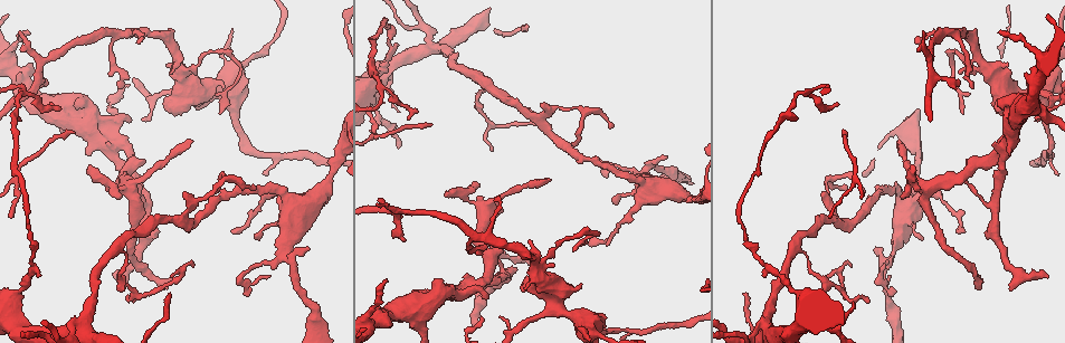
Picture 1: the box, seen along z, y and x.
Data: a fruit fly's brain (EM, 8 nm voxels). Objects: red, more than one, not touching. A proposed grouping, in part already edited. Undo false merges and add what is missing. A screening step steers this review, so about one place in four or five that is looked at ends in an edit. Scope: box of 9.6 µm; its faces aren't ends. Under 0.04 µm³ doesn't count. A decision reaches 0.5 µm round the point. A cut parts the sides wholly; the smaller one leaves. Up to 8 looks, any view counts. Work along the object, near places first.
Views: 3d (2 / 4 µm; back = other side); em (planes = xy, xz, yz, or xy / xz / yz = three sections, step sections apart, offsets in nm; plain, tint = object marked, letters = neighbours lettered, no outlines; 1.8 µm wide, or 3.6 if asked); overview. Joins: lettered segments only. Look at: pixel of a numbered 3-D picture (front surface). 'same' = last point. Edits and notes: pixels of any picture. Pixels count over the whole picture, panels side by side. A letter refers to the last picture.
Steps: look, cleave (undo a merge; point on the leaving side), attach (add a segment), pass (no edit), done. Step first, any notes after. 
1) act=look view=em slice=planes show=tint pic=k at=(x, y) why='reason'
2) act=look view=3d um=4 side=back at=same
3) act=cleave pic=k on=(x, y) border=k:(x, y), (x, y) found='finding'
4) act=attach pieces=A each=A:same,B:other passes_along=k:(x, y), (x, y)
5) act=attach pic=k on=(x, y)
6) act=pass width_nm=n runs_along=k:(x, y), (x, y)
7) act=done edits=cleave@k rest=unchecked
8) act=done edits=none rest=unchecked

act=look view=3d um=2 pic=1 at=(1046, 276) why='branch stops here'

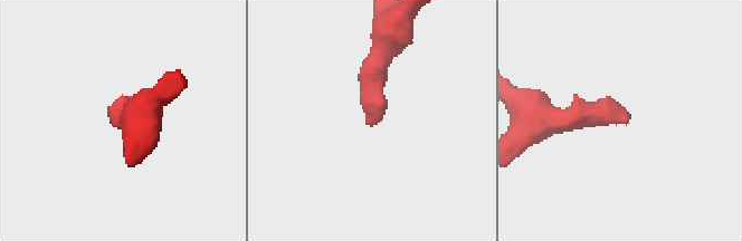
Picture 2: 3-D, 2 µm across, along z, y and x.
act=look view=em slice=xy step=4 show=tint pic=2 at=(630, 117)

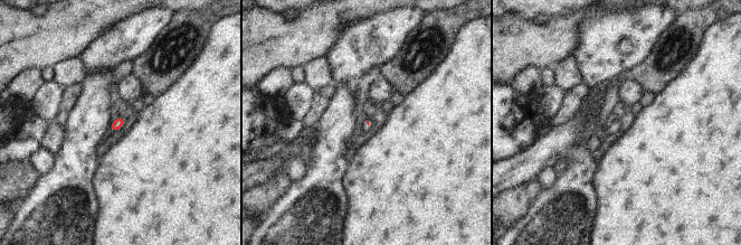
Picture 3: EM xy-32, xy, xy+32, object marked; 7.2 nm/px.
act=look view=em slice=planes show=letters at=same

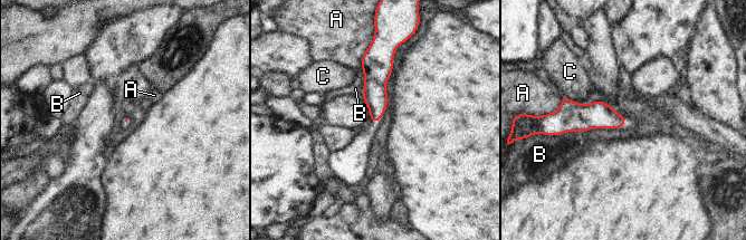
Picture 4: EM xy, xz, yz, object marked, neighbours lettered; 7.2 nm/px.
act=pass each=A:other,B:other,C:other border=4:(586, 131), (567, 131), (550, 135) found='no lettered segment goes on from it'

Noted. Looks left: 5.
act=look view=3d um=4 pic=1 at=(1055, 69) why='three arms meet'

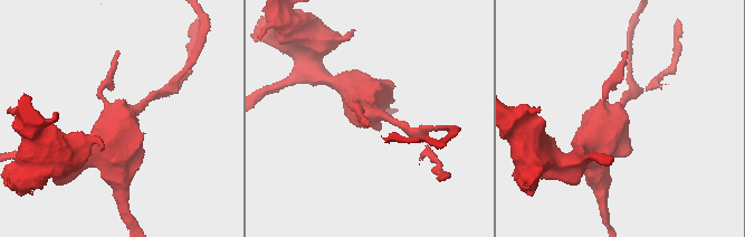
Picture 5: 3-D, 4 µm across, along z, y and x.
act=look view=em slice=xz step=16 show=letters pic=5 at=(114, 120) why='need the tissue'

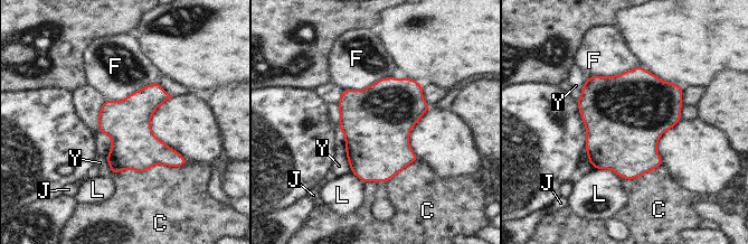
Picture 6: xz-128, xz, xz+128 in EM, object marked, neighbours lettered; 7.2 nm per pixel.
act=look view=em slice=planes show=letters at=same why='cut it another way'

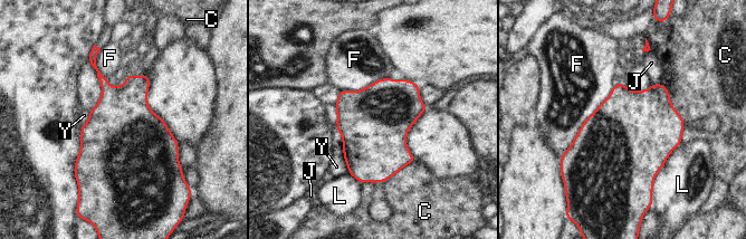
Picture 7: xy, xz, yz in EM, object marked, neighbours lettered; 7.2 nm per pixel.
act=pass each=C:other,F:other,J:other,L:other,Y:other border=7:(618, 82), (560, 155) found='continuous, no second cell'

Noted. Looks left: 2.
act=look view=em slice=planes show=tint pic=1 at=(494, 199) why='tapers out'

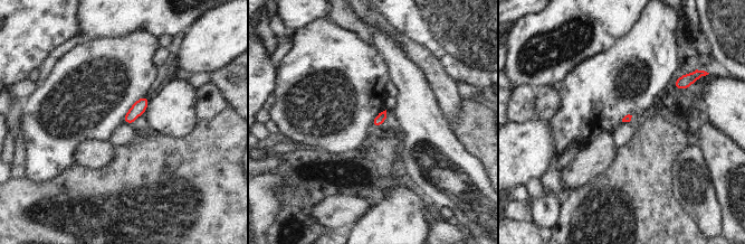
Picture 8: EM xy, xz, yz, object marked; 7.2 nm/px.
act=look view=em slice=planes show=letters at=same why='see the neighbours'

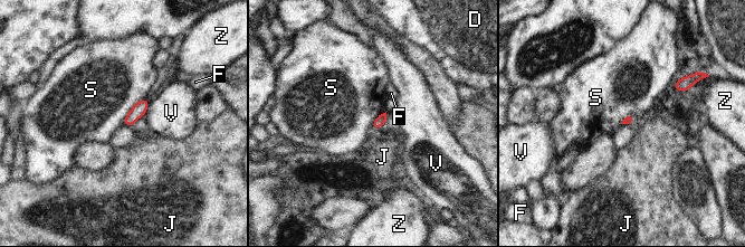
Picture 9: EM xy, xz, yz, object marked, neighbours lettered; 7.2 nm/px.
act=pass each=D:other,F:other,J:other,S:other,V:other,Z:other found='none of them fits'

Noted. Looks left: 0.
act=done edits=none rest=unchecked

